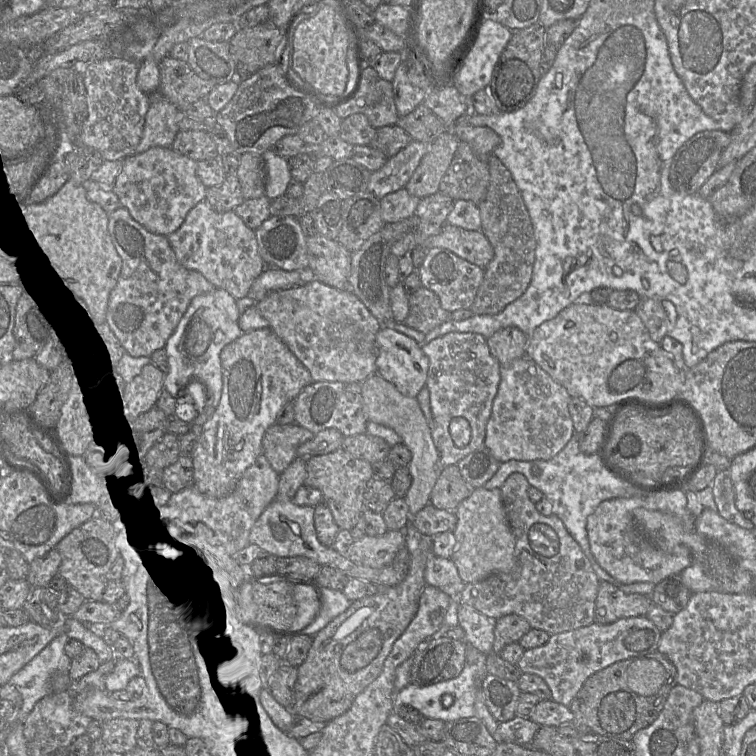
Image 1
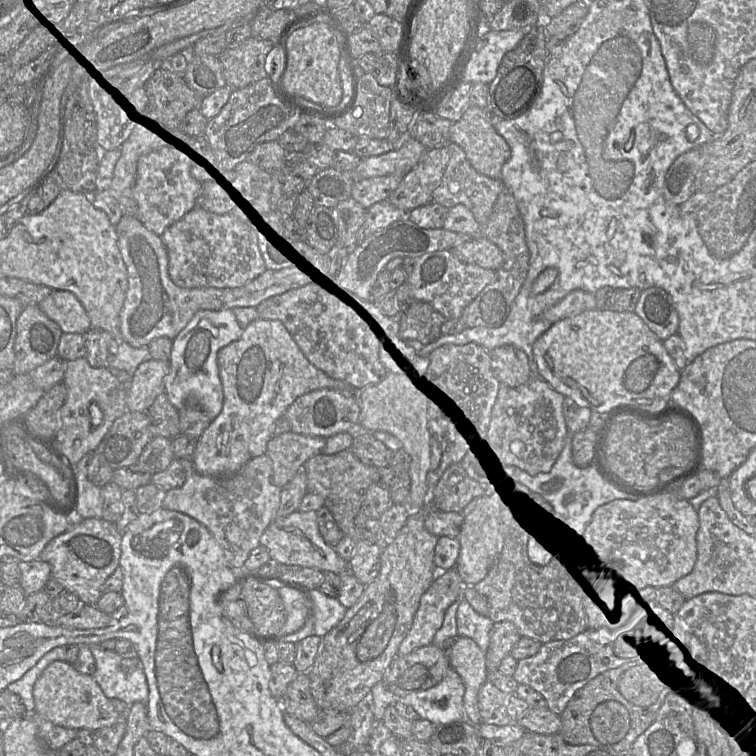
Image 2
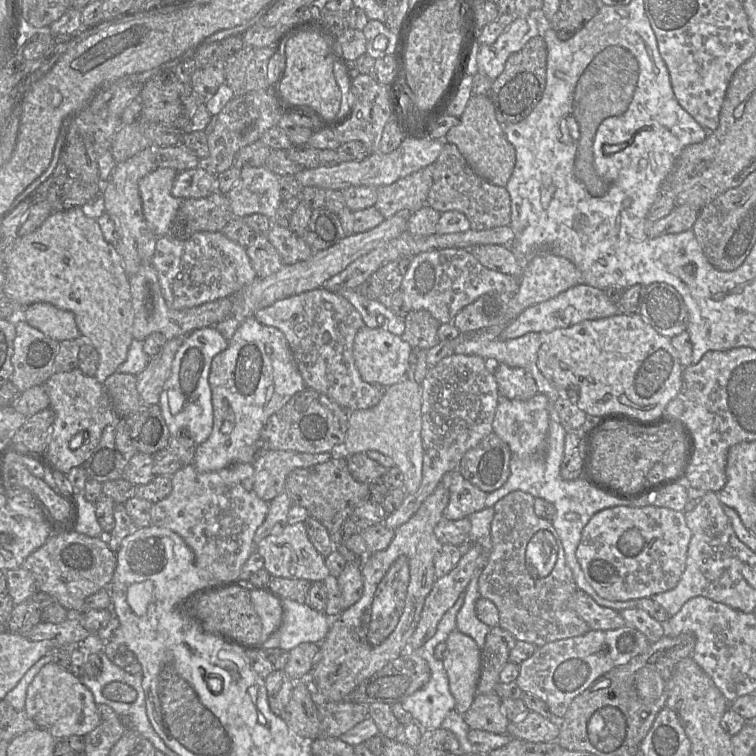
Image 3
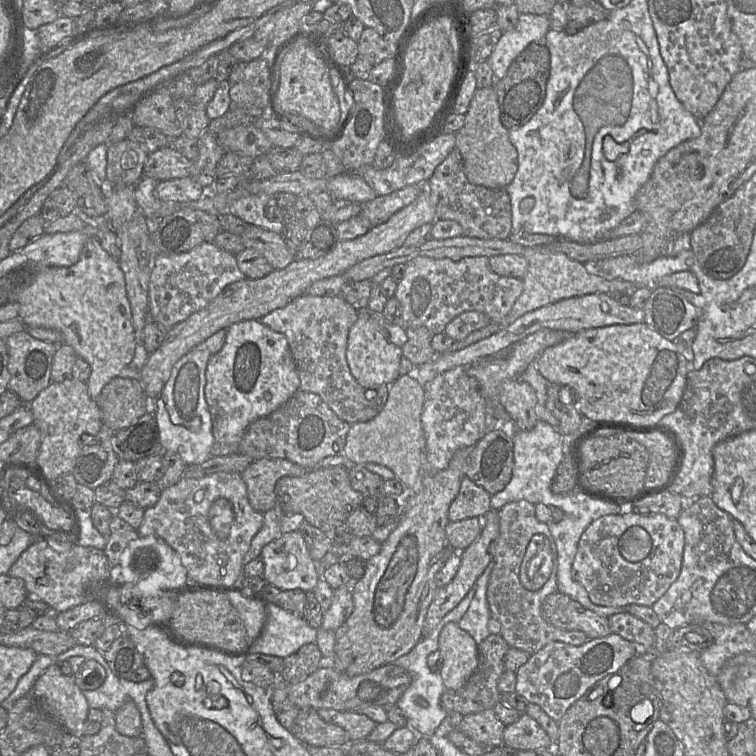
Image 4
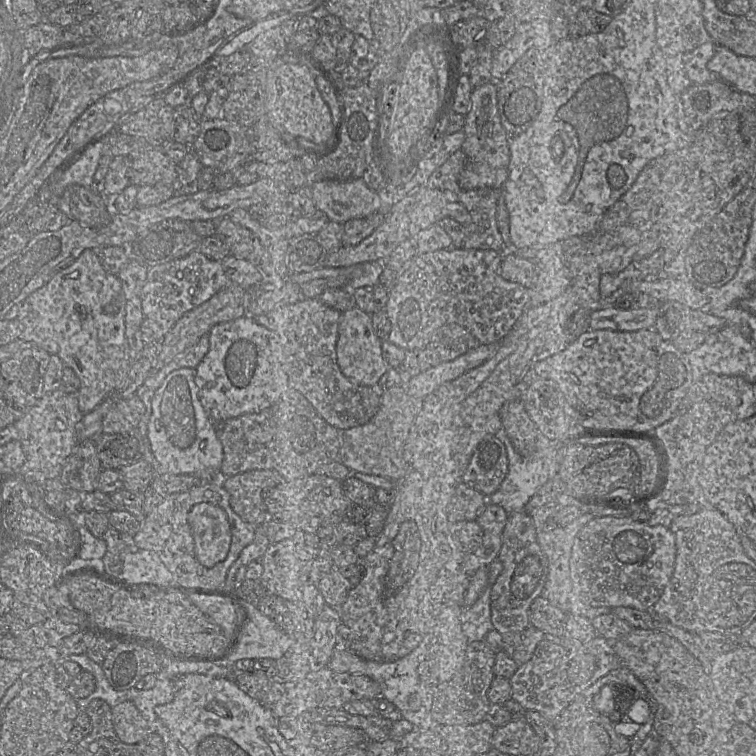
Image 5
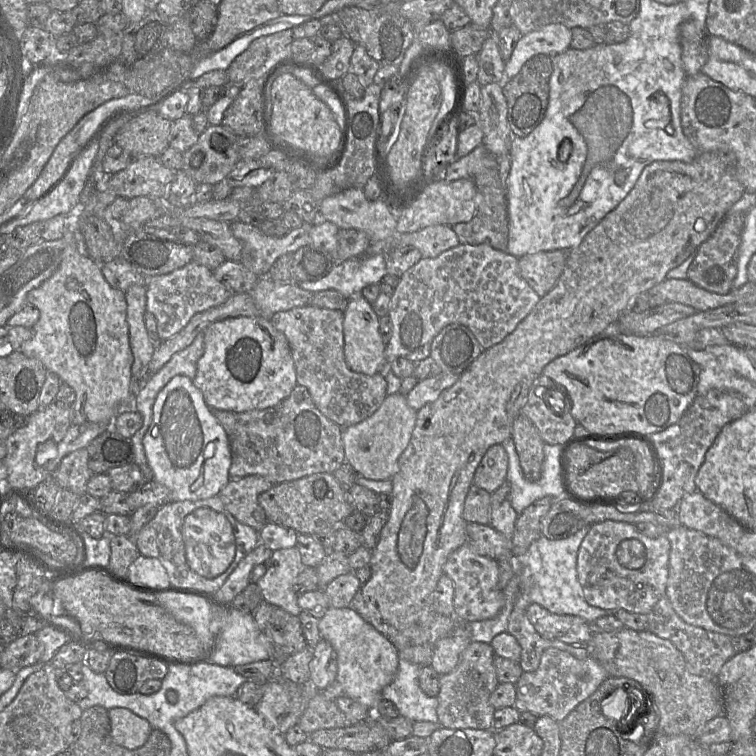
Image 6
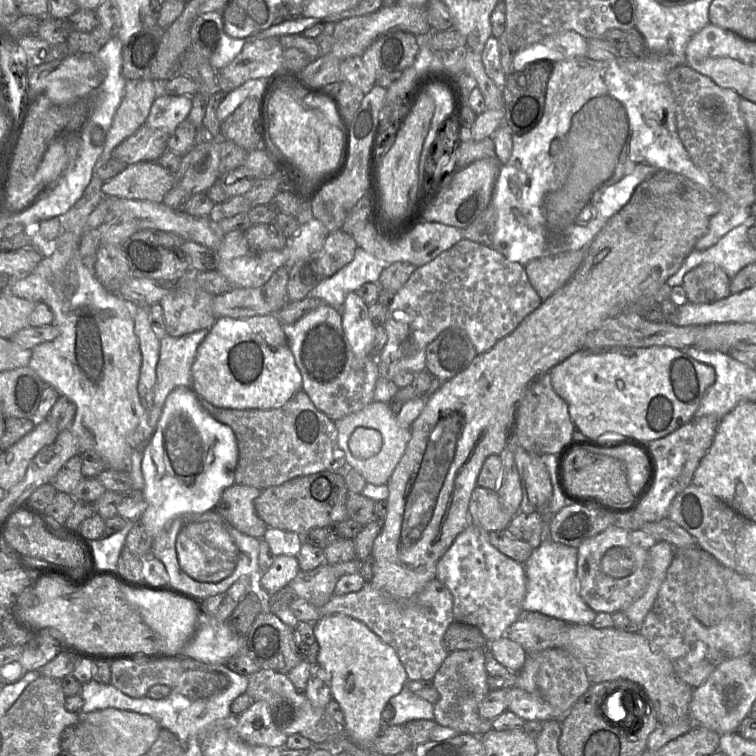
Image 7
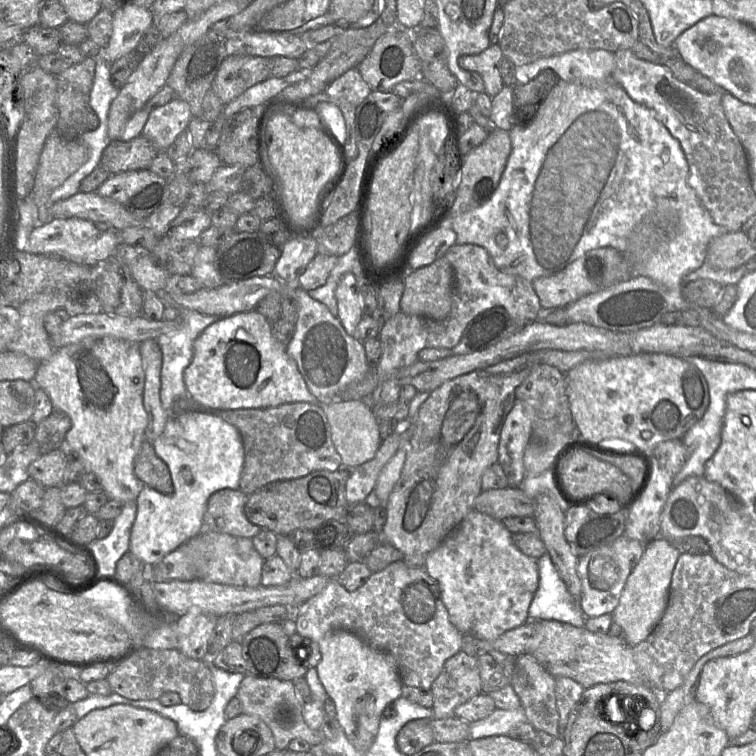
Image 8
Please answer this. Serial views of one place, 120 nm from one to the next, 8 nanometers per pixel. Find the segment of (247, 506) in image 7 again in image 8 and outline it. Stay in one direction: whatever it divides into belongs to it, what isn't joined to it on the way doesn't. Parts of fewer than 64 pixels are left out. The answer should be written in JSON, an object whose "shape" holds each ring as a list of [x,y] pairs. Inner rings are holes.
{"shape":[[[221,489],[213,493],[203,516],[204,528],[235,537],[255,537],[262,528],[247,519],[244,513],[247,499],[248,495],[239,489]]]}

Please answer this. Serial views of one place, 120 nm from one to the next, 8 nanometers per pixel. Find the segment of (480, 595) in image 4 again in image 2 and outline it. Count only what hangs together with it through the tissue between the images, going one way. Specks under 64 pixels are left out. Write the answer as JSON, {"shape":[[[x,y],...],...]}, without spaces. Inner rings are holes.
{"shape":[[[463,599],[457,610],[458,636],[469,637],[486,653],[490,643],[490,631],[494,622],[478,614],[466,599]]]}

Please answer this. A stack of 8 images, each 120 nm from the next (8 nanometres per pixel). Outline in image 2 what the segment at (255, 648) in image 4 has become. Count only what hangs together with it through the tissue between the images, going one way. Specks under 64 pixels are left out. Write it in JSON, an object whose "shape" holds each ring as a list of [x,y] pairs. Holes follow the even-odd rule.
{"shape":[[[318,589],[305,592],[309,594],[312,609],[304,626],[292,634],[274,638],[276,643],[297,643],[312,635],[321,638],[343,618],[347,608],[340,603],[337,597],[329,597]]]}

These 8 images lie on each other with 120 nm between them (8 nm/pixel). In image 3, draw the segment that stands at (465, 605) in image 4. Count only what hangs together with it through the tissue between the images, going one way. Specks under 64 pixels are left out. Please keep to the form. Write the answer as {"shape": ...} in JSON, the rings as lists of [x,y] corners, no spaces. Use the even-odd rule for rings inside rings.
{"shape":[[[466,590],[460,594],[456,603],[444,614],[438,624],[437,631],[434,636],[422,647],[413,651],[413,653],[417,654],[428,663],[431,677],[423,688],[407,697],[401,702],[401,705],[404,710],[411,713],[413,721],[416,722],[423,730],[434,730],[440,728],[447,714],[455,709],[455,700],[450,692],[449,680],[444,669],[443,662],[435,658],[434,652],[436,646],[439,643],[445,642],[449,634],[456,629],[456,617],[462,605],[464,604],[465,596]]]}

